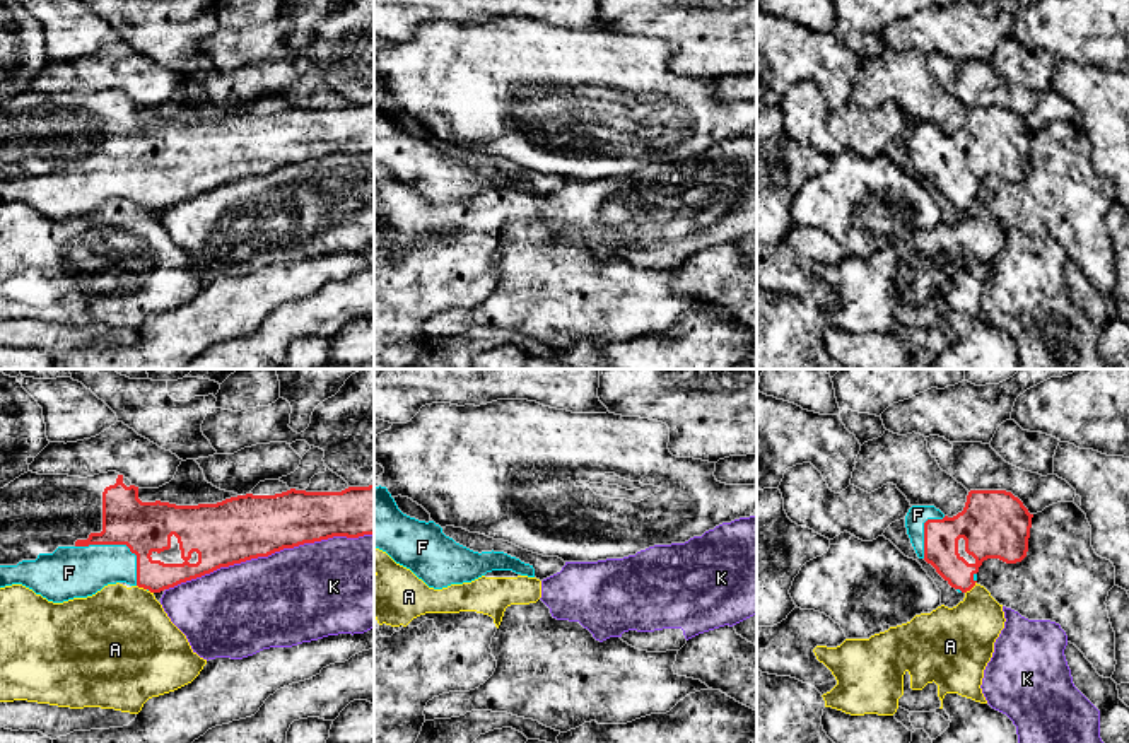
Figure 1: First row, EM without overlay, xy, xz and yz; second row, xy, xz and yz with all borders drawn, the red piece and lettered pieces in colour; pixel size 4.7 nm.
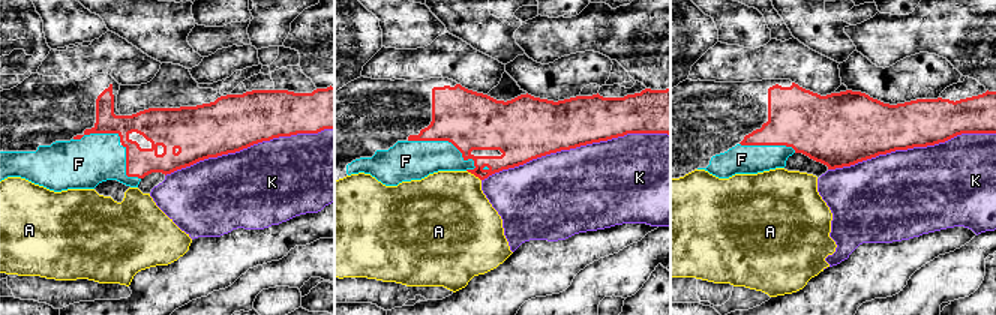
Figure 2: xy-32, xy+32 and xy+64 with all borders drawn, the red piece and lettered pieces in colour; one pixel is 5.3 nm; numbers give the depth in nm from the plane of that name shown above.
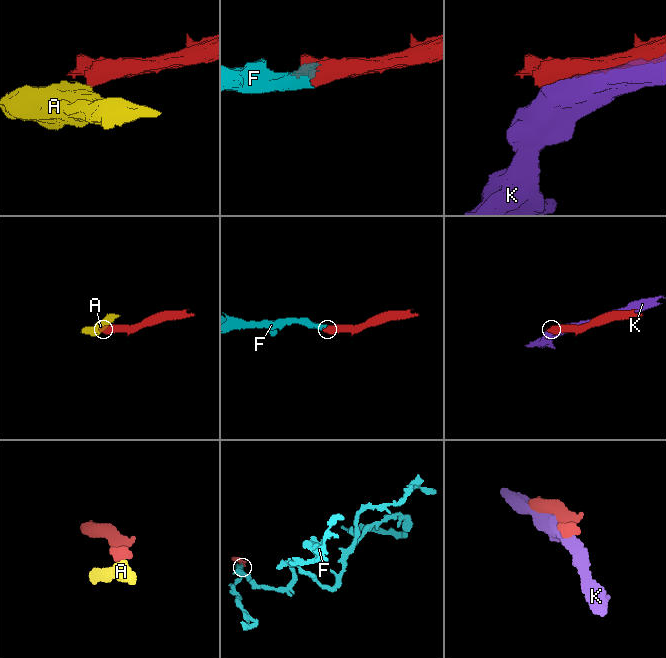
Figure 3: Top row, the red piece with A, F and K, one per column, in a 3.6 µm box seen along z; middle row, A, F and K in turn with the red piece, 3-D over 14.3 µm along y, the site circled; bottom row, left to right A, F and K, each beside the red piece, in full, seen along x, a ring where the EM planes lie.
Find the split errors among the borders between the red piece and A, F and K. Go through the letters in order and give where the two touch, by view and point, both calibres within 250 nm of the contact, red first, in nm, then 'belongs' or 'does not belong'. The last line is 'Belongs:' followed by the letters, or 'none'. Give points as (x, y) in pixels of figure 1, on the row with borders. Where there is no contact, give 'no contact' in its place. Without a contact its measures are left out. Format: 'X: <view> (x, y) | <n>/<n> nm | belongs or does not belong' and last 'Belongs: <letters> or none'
A: yz (971, 588) | 190/320 nm | does not belong
F: xy (120, 544) | 240/240 nm | belongs
K: xy (269, 554) | 300/460 nm | does not belong
Belongs: F

